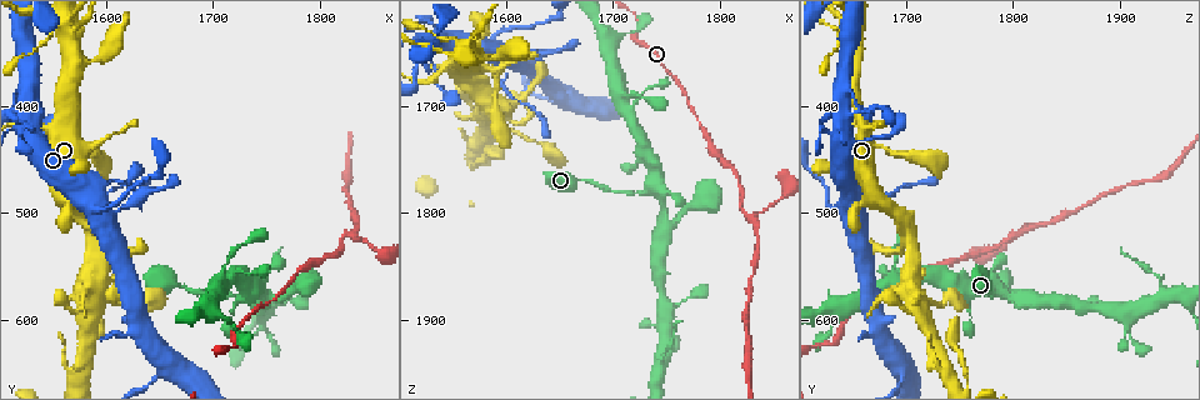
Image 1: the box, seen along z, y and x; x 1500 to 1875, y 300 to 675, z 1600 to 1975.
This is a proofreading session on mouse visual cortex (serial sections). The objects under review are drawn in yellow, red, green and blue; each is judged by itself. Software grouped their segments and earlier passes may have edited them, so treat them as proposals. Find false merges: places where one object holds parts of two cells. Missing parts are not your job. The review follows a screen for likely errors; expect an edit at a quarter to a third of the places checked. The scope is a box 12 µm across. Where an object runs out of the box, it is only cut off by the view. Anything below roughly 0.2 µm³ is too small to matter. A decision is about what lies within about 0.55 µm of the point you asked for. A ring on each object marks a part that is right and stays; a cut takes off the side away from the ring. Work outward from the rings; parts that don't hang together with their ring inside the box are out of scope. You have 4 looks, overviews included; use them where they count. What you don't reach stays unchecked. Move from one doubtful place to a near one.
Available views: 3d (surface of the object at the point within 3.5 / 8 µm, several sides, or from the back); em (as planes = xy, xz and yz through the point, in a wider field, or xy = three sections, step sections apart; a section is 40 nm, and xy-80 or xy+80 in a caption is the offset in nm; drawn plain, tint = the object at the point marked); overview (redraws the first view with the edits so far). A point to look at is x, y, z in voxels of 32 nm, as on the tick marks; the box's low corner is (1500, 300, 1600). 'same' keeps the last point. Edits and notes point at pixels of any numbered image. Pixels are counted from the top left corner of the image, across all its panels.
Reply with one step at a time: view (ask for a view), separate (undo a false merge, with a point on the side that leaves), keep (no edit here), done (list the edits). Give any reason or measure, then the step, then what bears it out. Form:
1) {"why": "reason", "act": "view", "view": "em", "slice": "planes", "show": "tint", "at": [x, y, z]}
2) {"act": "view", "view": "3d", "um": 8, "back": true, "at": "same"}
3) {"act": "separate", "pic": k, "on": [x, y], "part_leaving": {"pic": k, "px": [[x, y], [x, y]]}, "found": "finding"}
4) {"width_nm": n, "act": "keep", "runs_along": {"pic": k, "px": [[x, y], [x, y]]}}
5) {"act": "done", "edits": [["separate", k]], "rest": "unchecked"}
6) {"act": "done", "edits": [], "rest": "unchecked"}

{"why": "three-way junction", "act": "view", "view": "3d", "um": 3.5, "at": [1570, 358, 1652]}

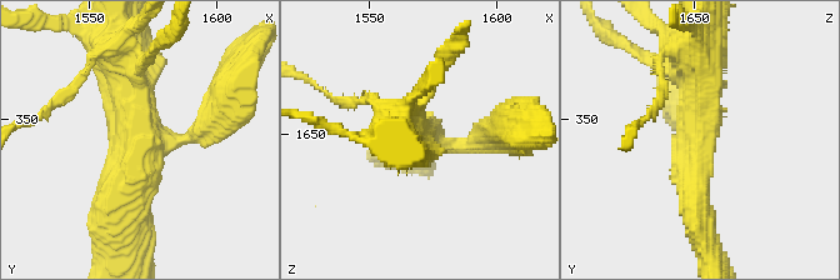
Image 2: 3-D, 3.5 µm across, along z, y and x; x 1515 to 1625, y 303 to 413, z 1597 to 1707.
{"arms": 3, "arm_widths_nm": [200, 400, 500], "why": "shape alone is not enough", "act": "view", "view": "em", "slice": "xy", "step": 2, "show": "tint", "at": [1570, 357, 1649]}

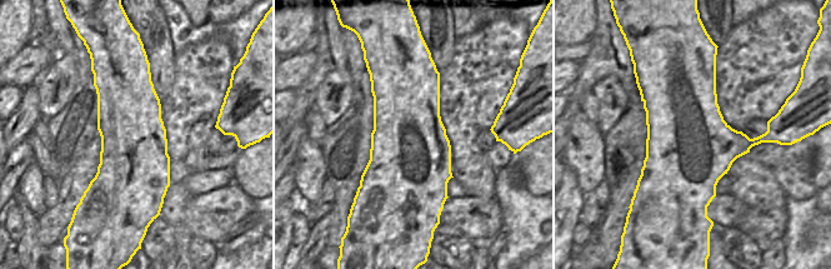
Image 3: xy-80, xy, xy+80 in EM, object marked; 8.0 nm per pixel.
{"act": "keep", "runs_along": {"pic": 2, "px": [[128, 224], [139, 135], [120, 63]]}, "found": "continuous, no second cell"}

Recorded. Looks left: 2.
{"why": "abrupt turn", "act": "view", "view": "em", "slice": "xy", "step": 2, "show": "tint", "at": [1586, 496, 1640]}

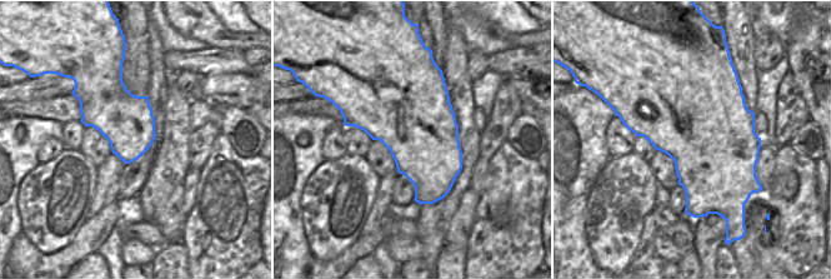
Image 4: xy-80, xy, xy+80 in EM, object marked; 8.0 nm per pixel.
{"act": "view", "view": "3d", "um": 3.5, "at": "same"}

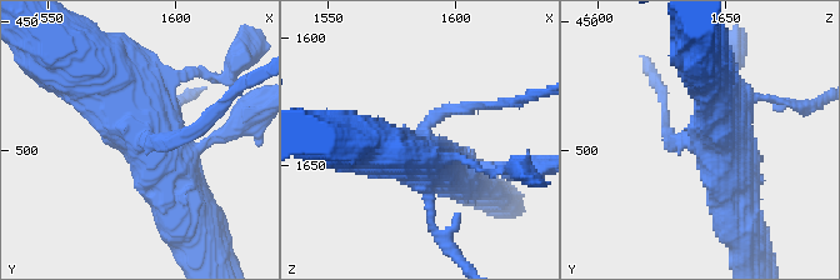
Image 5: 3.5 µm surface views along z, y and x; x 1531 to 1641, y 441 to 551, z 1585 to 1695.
{"act": "keep", "runs_along": {"pic": 5, "px": [[86, 63], [179, 196]]}, "found": "one cell here"}

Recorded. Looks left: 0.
{"act": "done", "edits": [], "rest": "unchecked"}

